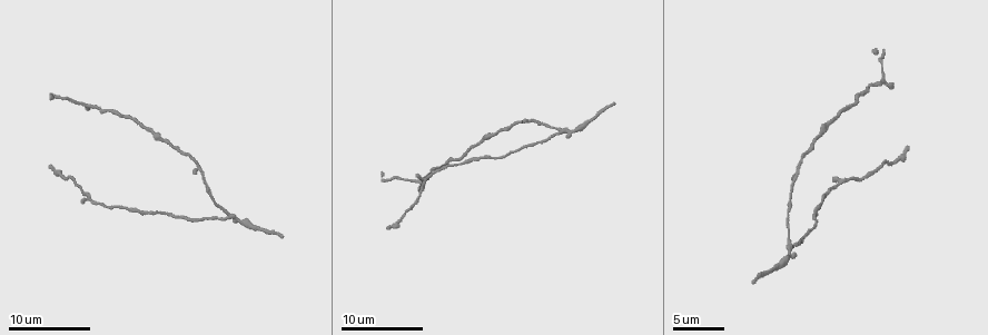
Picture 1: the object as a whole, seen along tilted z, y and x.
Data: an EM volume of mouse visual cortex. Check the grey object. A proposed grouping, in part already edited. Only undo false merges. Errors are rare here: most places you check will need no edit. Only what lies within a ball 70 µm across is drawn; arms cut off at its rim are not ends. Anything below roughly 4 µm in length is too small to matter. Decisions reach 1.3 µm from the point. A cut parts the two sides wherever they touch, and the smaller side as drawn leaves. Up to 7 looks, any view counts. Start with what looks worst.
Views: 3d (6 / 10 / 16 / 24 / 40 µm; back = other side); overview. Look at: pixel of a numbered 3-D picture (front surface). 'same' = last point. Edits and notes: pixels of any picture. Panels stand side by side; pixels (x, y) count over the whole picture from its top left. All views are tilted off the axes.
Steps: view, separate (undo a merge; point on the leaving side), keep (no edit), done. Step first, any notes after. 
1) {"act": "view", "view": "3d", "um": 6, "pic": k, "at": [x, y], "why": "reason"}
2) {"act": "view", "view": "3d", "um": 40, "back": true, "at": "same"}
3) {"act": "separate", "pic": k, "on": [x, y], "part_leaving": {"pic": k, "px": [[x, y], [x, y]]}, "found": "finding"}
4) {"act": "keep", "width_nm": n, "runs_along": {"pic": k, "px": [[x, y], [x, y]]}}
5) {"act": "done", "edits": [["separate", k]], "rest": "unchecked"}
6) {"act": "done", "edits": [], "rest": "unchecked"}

{"act": "view", "view": "3d", "um": 16, "pic": 1, "at": [86, 104], "why": "three-way junction"}

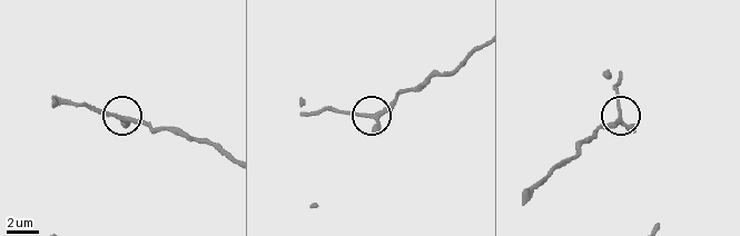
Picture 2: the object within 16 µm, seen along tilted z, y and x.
{"act": "keep", "arms": 3, "runs_along": {"pic": 2, "px": [[475, 52], [374, 114], [335, 112]]}, "found": "continuous, no second neuron"}

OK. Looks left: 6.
{"act": "view", "view": "3d", "um": 6, "pic": 1, "at": [229, 217], "why": "branch point"}

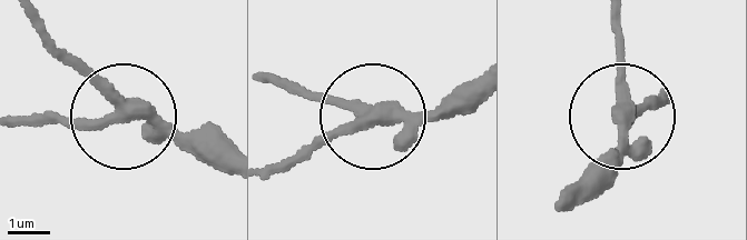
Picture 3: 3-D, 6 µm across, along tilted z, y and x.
{"act": "view", "view": "3d", "um": 6, "back": true, "pic": 3, "at": [119, 117], "why": "other side"}

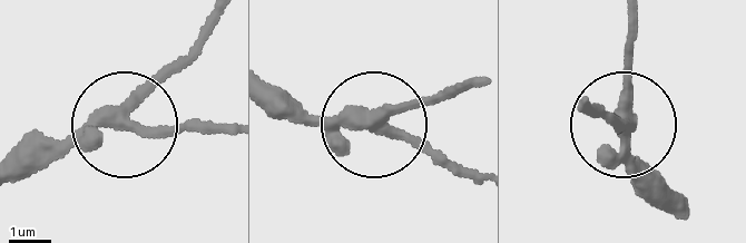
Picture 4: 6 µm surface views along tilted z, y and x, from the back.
{"act": "keep", "arms": 3, "runs_along": {"pic": 4, "px": [[421, 105], [367, 125], [275, 117]]}, "found": "one neuron here"}

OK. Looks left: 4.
{"act": "view", "view": "3d", "um": 10, "pic": 1, "at": [163, 141]}

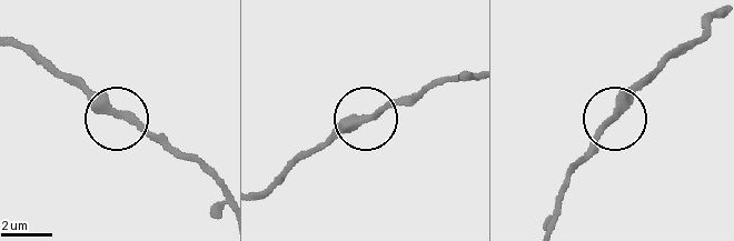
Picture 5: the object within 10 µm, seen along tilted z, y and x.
{"act": "view", "view": "3d", "um": 10, "back": true, "pic": 5, "at": [373, 117]}

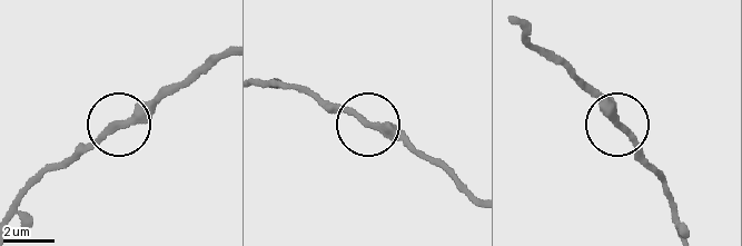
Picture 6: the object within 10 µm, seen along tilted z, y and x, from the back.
{"act": "keep", "runs_along": {"pic": 6, "px": [[264, 81], [317, 95], [413, 153]]}, "found": "all the same neuron"}

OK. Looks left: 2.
{"act": "view", "view": "3d", "um": 16, "pic": 1, "at": [485, 159], "why": "thick turns thin"}

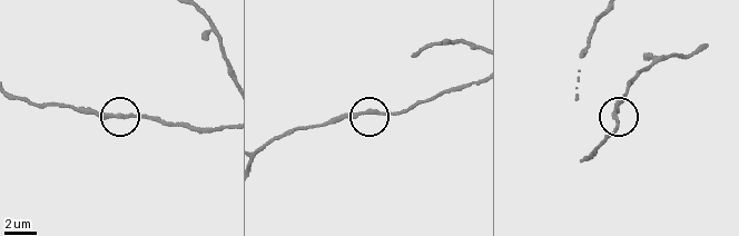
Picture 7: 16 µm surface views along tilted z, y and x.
{"act": "view", "view": "3d", "um": 6, "pic": 7, "at": [614, 115], "why": "zoom in"}

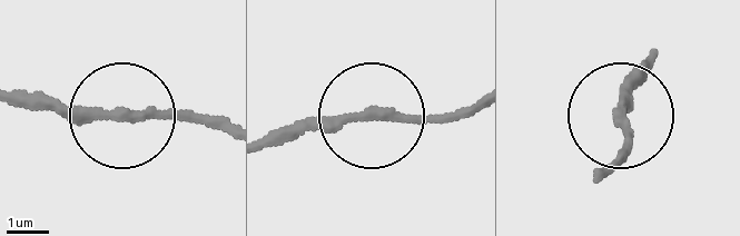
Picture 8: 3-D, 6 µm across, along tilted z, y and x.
{"act": "keep", "runs_along": {"pic": 8, "px": [[226, 129], [183, 114], [16, 109]]}, "found": "all the same neuron"}

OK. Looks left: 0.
{"act": "done", "edits": [], "rest": "unchecked"}

